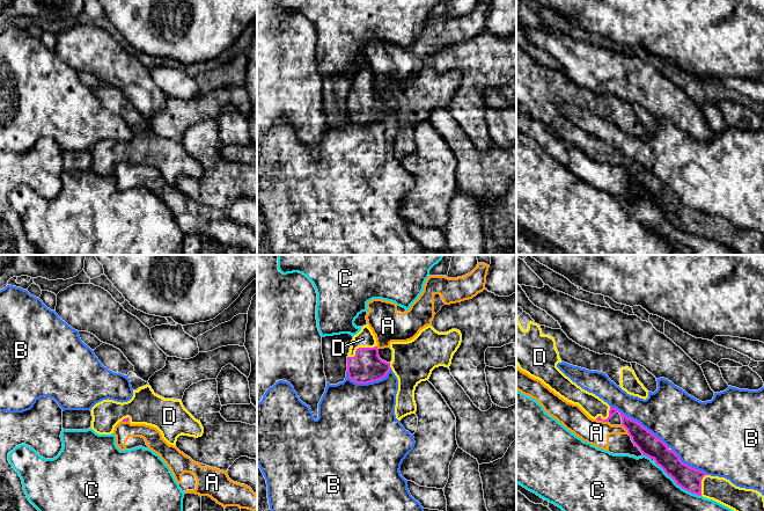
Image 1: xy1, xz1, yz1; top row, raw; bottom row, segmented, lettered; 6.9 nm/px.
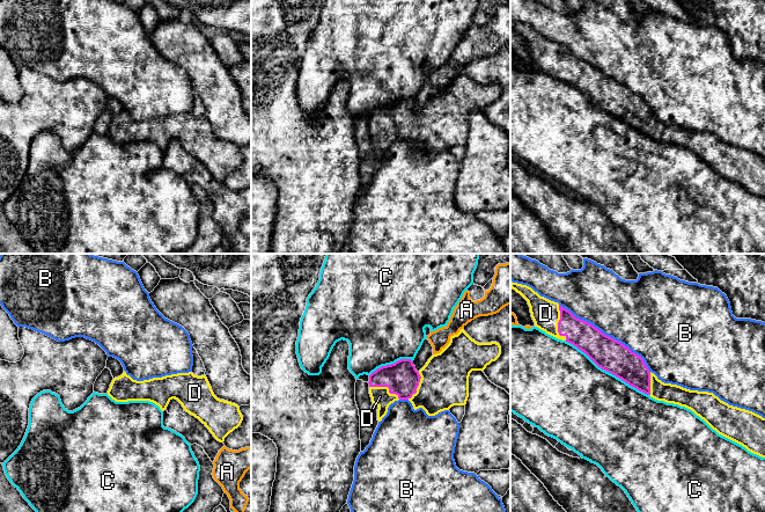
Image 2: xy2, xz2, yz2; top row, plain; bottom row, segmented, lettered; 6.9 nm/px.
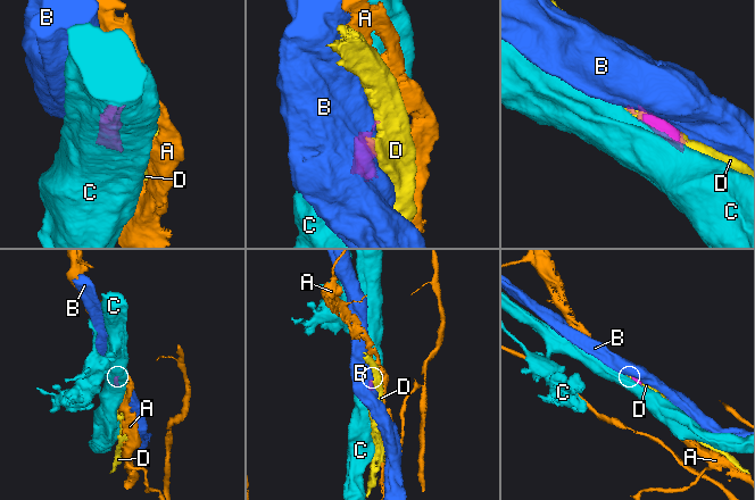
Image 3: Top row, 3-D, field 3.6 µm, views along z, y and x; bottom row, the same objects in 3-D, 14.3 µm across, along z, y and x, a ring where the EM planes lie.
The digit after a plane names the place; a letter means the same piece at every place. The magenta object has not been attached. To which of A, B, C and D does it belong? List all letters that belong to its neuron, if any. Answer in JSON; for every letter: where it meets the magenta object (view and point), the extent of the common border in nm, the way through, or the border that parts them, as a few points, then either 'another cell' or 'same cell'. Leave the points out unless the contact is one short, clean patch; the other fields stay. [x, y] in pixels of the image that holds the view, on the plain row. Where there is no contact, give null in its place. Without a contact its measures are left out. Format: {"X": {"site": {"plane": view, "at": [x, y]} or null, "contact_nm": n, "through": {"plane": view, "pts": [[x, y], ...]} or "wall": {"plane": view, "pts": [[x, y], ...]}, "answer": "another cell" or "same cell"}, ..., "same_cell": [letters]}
{"A": {"site": {"plane": "yz1", "at": [602, 160]}, "contact_nm": 90, "wall": {"plane": "yz1", "pts": [[596, 159], [608, 162]]}, "answer": "another cell"}, "B": {"site": {"plane": "yz2", "at": [608, 77]}, "contact_nm": 800, "answer": "another cell"}, "C": {"site": {"plane": "yz2", "at": [607, 111]}, "contact_nm": 700, "answer": "another cell"}, "D": {"site": {"plane": "yz2", "at": [558, 64]}, "contact_nm": 260, "answer": "same cell"}, "same_cell": ["D"]}

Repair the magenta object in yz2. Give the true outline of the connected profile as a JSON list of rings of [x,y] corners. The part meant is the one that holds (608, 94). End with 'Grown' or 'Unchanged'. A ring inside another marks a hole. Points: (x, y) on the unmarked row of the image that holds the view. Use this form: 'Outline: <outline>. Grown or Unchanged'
Outline: [[[510,21],[510,28],[528,42],[535,67],[573,85],[598,108],[650,138],[692,151],[719,175],[765,198],[765,159],[729,146],[713,133],[662,123],[640,96],[589,63],[575,58],[558,43],[540,37],[527,25]]]. Grown

